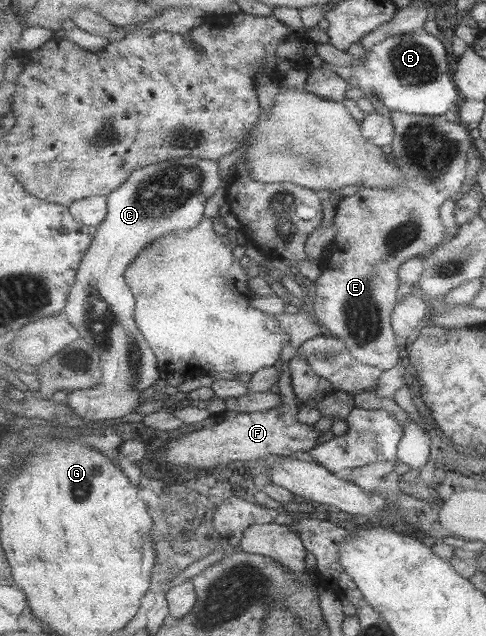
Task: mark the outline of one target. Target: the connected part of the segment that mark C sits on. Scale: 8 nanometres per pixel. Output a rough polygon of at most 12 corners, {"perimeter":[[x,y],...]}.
{"perimeter":[[218,161],[133,171],[108,196],[64,309],[103,382],[67,399],[119,423],[160,379],[135,319],[130,263],[198,227]]}

